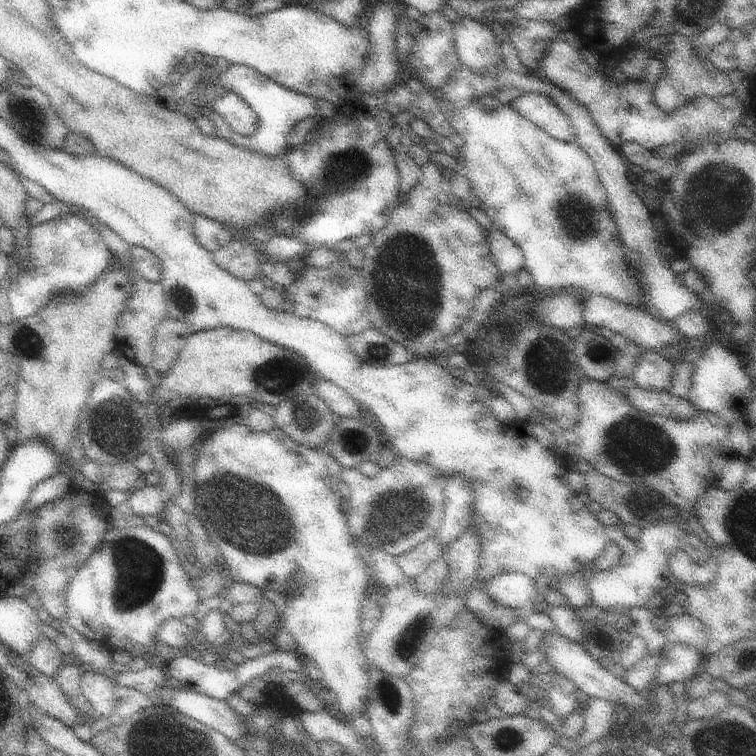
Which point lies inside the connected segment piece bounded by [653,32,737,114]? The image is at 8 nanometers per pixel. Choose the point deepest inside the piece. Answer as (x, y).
(686, 77)

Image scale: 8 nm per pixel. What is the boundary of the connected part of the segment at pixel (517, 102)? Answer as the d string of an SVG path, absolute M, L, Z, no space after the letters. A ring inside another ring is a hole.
M521 94L509 102L519 116L525 116L531 124L559 142L575 142L575 134L569 118L557 108L557 104L545 94Z

